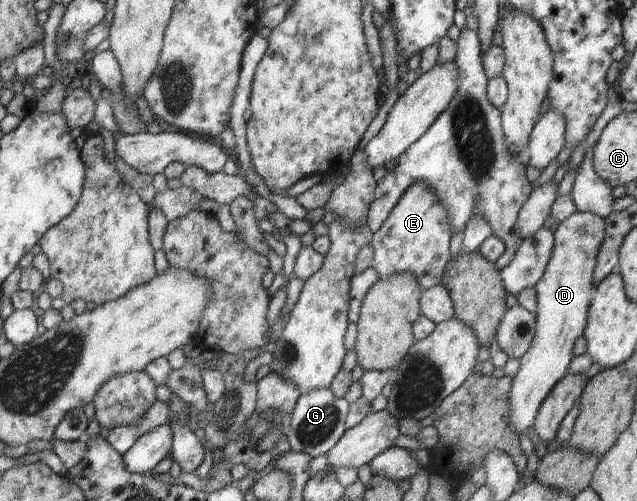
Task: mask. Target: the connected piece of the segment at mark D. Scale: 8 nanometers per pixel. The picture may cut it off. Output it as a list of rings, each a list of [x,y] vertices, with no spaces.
[[[574,212],[554,233],[554,247],[545,273],[534,289],[537,293],[536,333],[529,350],[519,360],[519,371],[511,379],[509,425],[517,437],[527,434],[545,397],[567,374],[574,358],[575,341],[583,336],[588,323],[589,290],[593,285],[595,257],[605,237],[605,221],[591,212]]]

